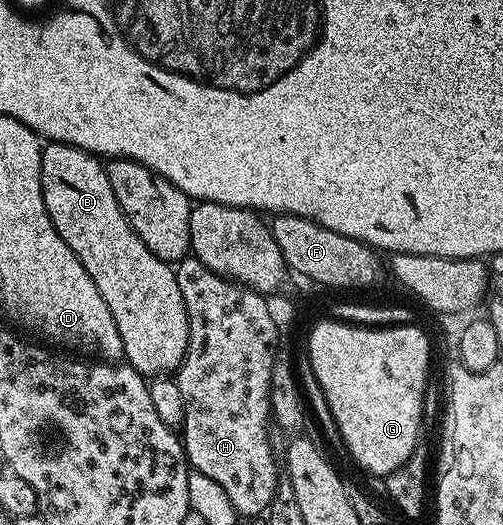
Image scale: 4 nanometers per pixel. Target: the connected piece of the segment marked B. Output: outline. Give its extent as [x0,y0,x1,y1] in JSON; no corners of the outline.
[41,142,189,376]

